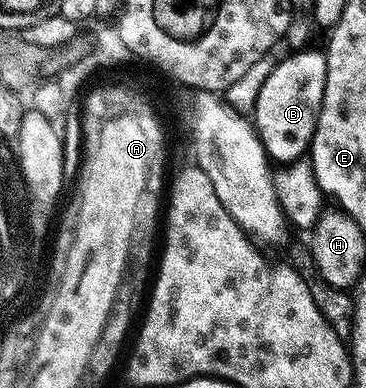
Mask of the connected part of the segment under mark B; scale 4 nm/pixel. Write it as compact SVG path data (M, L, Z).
M310 49L287 53L287 58L279 57L272 72L268 72L268 80L264 80L264 88L260 88L260 96L256 96L252 123L266 153L278 164L299 161L309 151L316 132L326 83L326 55L321 49Z

